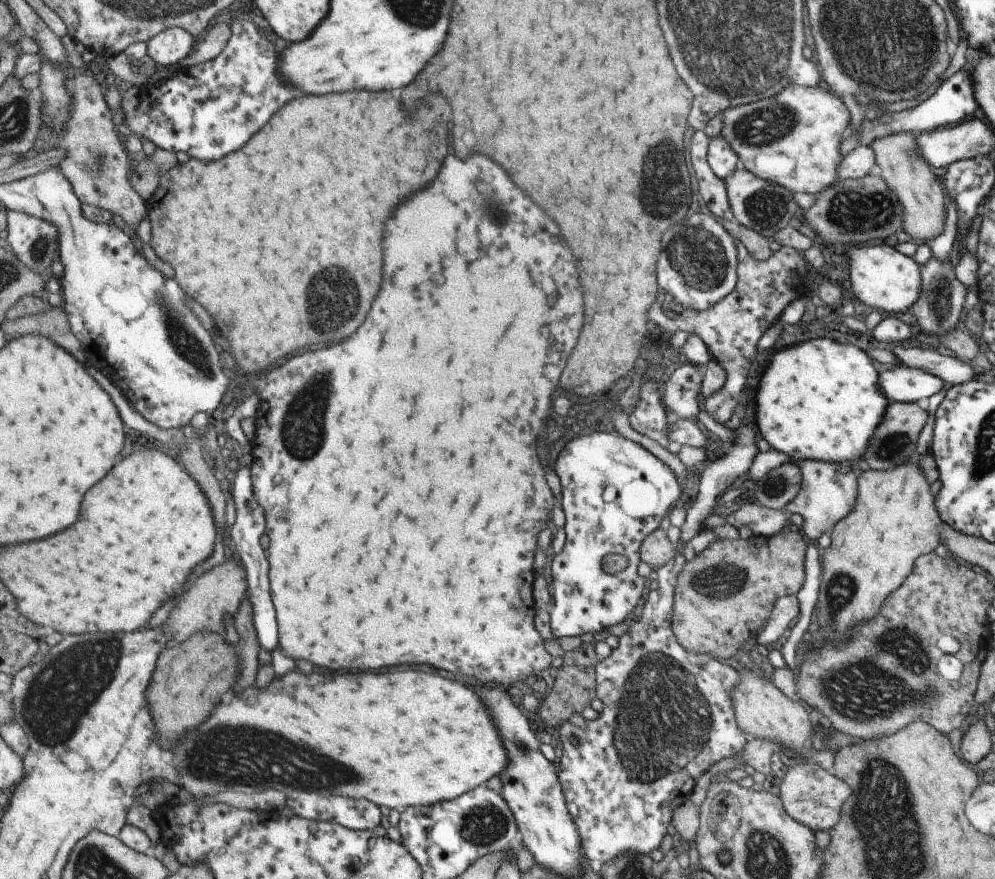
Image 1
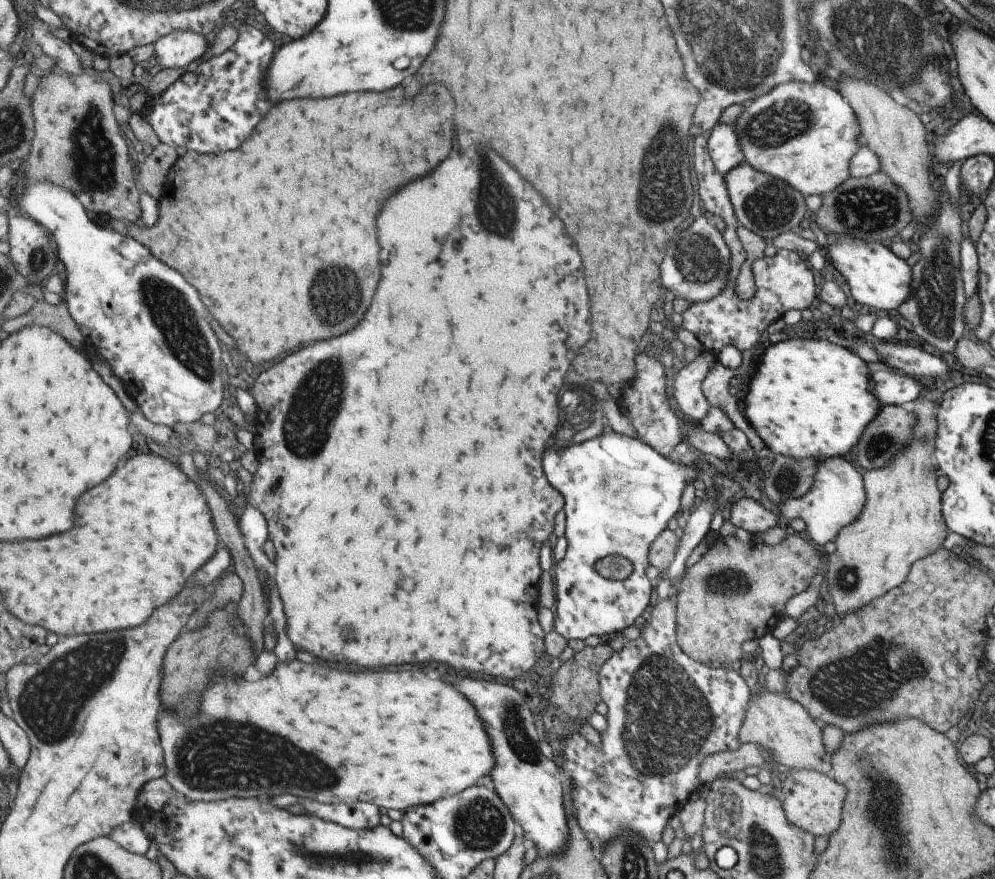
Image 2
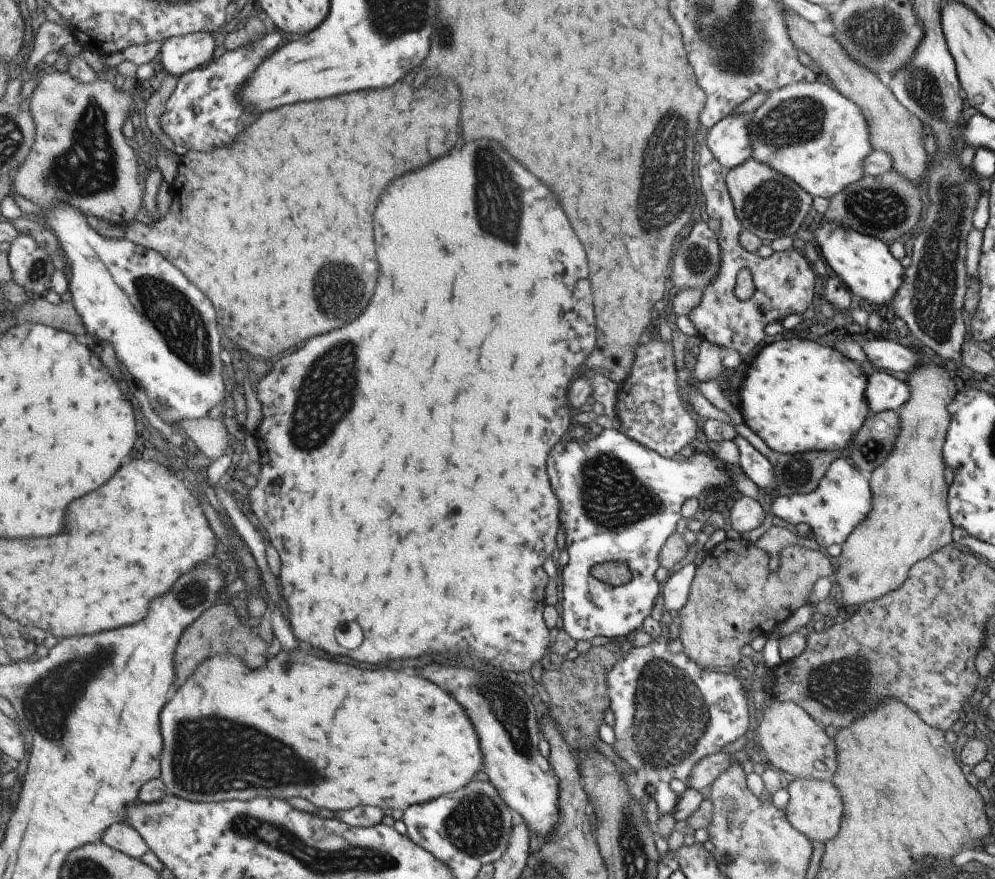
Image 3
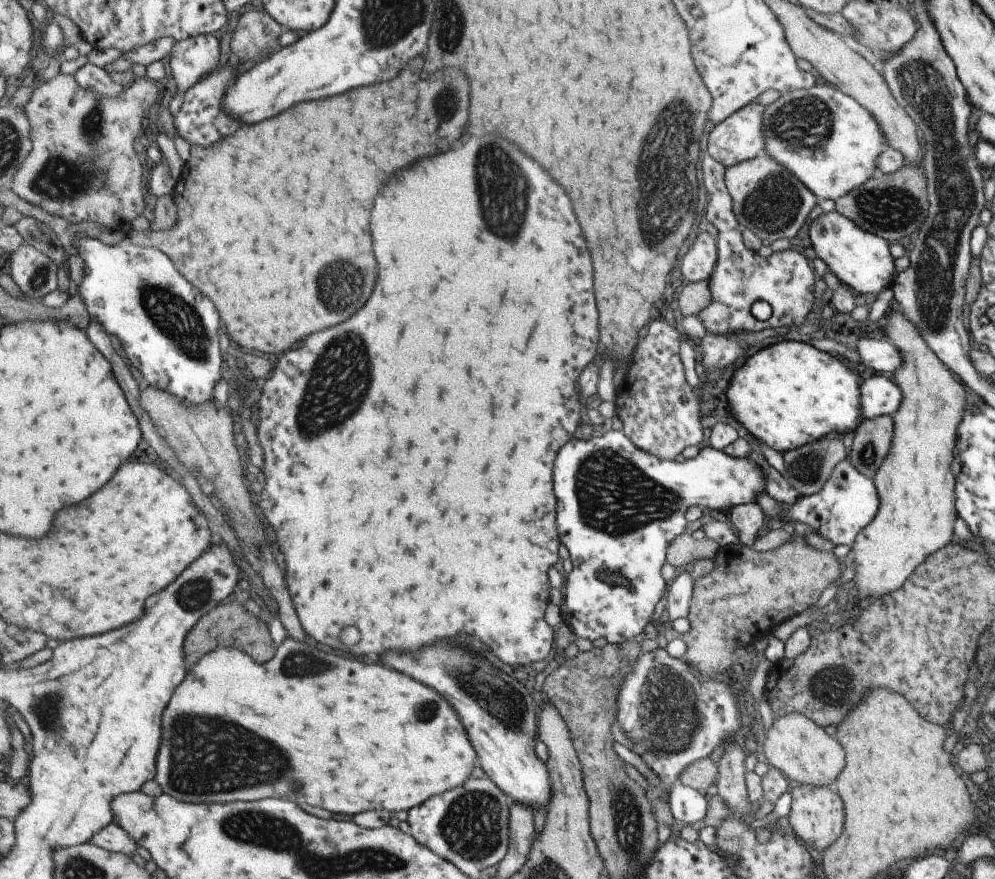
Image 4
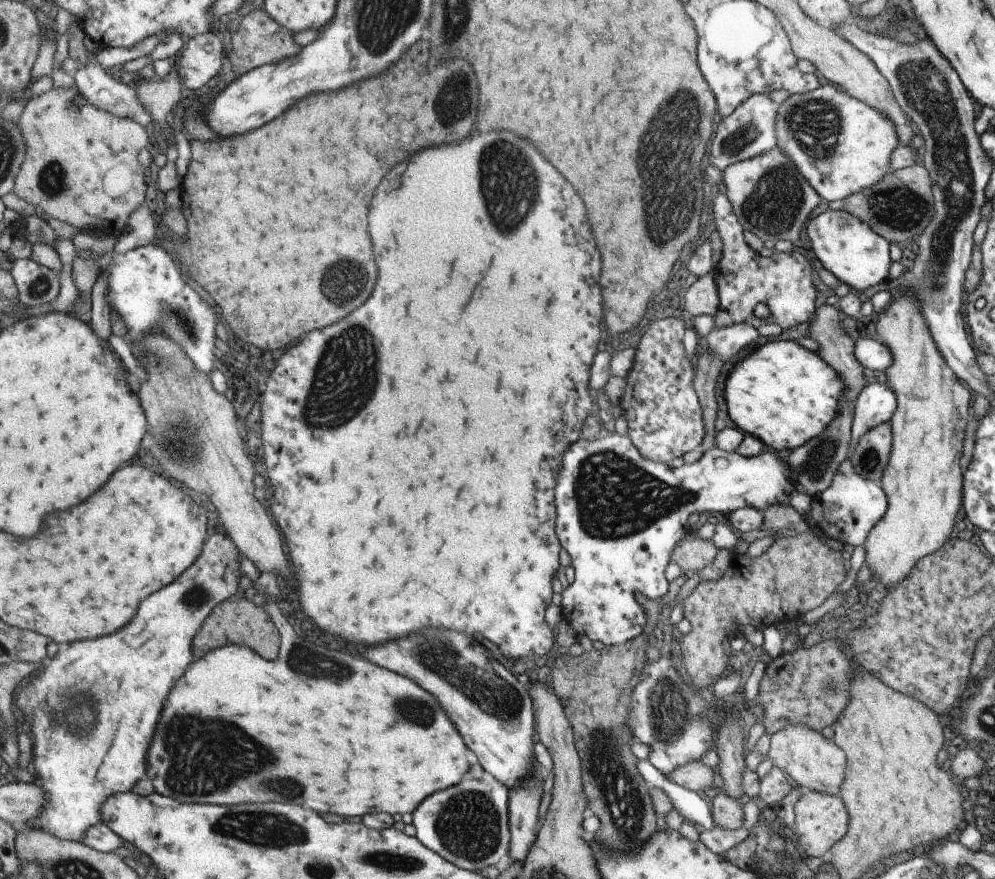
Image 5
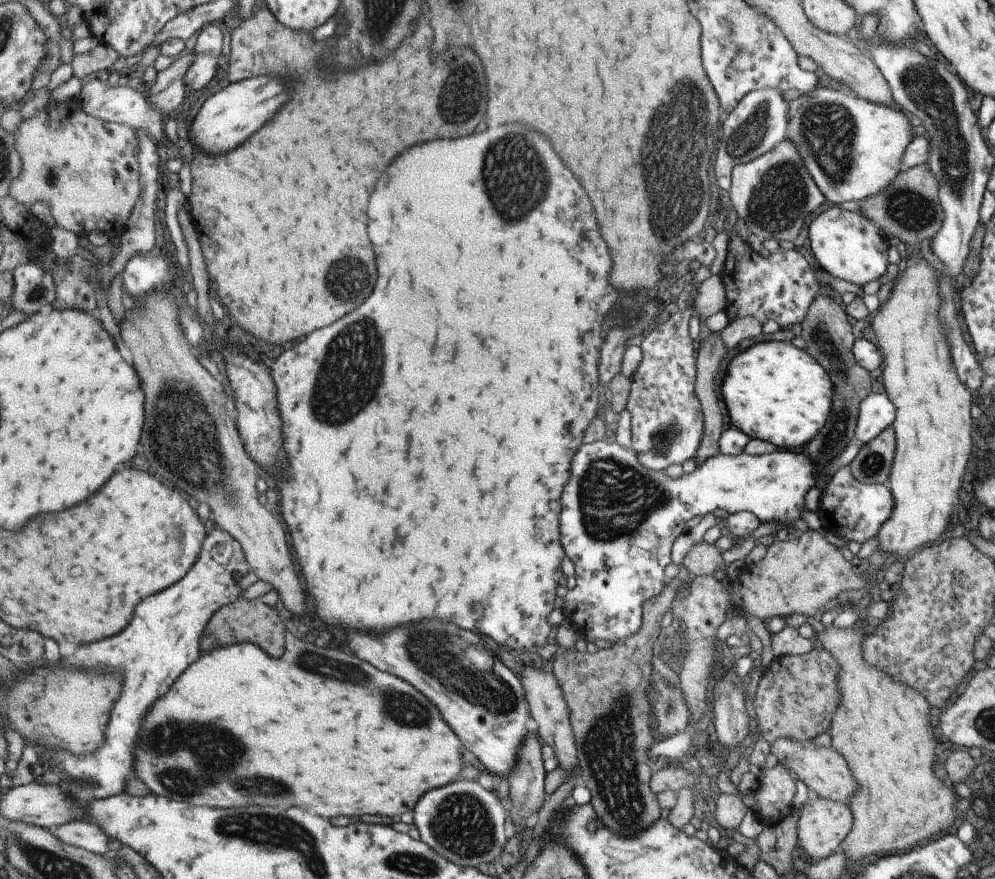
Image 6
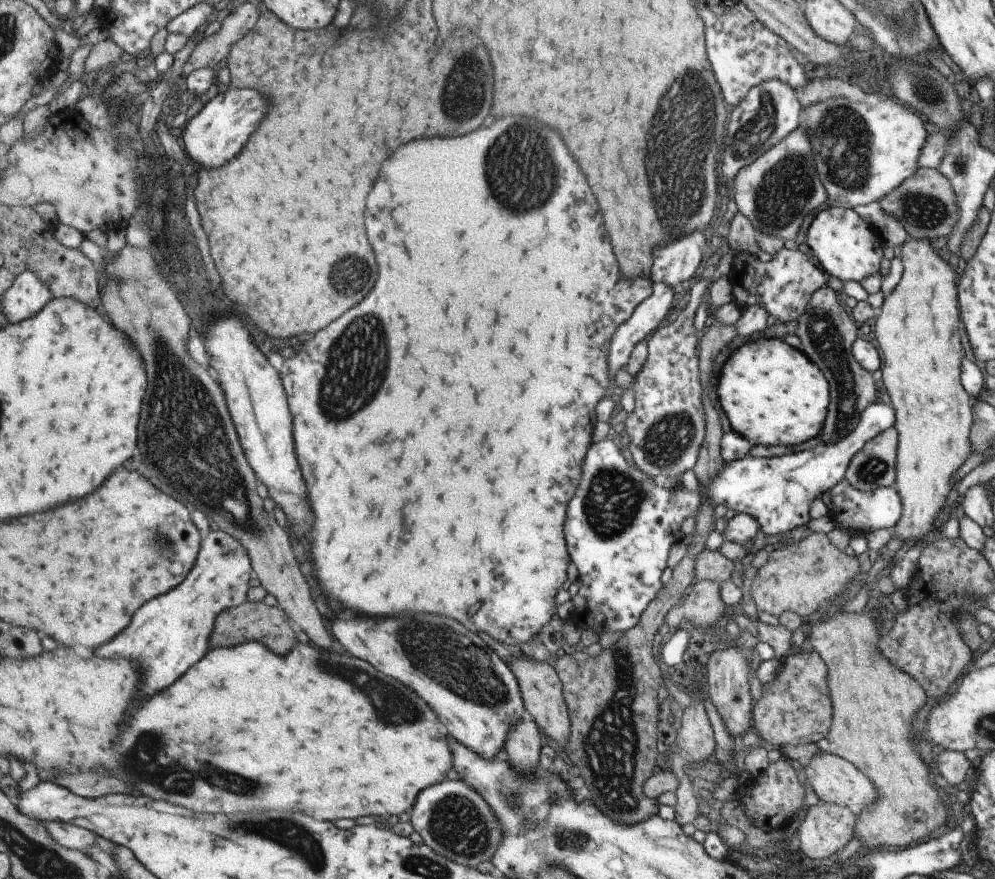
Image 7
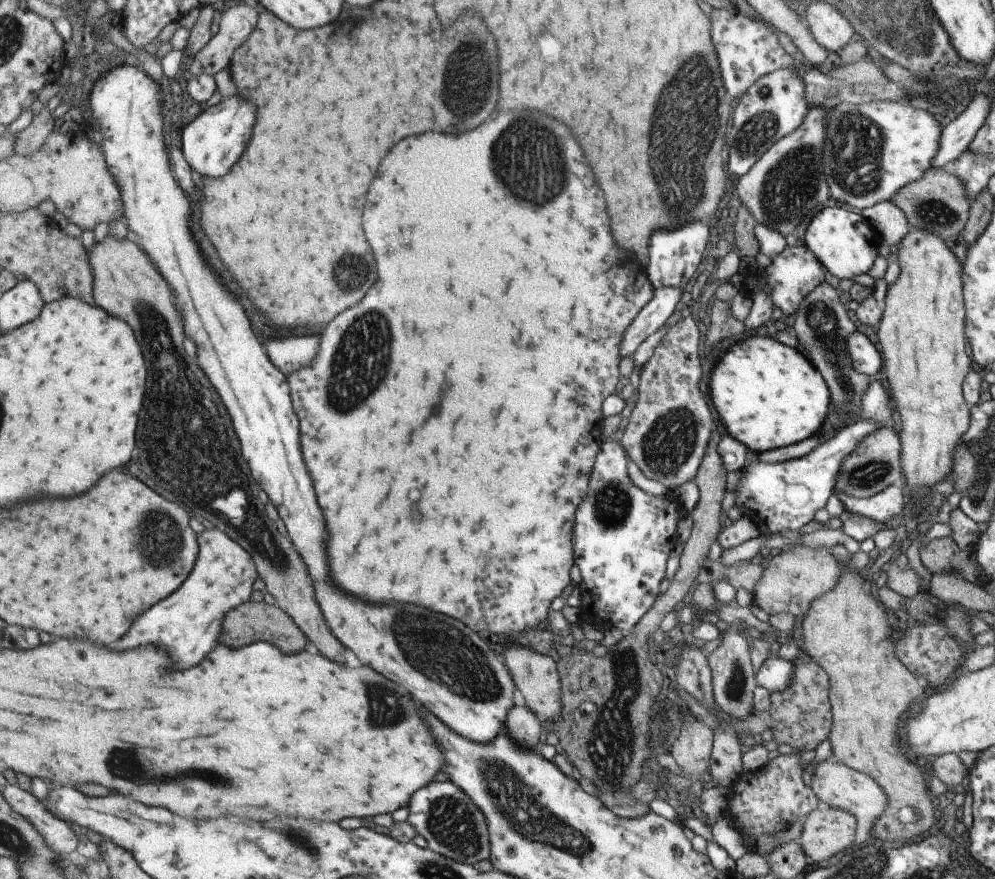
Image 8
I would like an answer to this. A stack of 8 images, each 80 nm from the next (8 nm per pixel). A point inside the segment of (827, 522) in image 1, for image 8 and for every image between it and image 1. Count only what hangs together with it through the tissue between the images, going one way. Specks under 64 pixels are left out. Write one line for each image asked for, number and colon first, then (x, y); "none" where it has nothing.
2: (836, 497)
3: (842, 499)
4: (847, 502)
5: (848, 508)
6: (853, 511)
7: (854, 511)
8: (889, 502)

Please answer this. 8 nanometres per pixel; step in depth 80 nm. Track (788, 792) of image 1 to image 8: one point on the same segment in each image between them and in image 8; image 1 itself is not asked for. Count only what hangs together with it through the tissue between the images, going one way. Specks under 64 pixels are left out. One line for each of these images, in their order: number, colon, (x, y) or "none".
2: (813, 801)
3: (814, 808)
4: (816, 816)
5: (820, 820)
6: (822, 824)
7: (826, 828)
8: (826, 830)

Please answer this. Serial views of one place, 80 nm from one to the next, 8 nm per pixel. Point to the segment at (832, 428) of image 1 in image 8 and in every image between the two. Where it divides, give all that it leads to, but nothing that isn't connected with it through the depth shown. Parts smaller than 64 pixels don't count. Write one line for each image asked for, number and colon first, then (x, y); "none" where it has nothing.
2: (811, 398)
3: (796, 395)
4: (787, 394)
5: (782, 394)
6: (772, 391)
7: (772, 394)
8: (767, 395)

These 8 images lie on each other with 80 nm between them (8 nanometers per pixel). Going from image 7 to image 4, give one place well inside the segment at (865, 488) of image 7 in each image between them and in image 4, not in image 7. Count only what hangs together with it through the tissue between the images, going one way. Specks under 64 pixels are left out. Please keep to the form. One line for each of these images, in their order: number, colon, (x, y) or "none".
4: (871, 440)
5: (870, 455)
6: (872, 463)

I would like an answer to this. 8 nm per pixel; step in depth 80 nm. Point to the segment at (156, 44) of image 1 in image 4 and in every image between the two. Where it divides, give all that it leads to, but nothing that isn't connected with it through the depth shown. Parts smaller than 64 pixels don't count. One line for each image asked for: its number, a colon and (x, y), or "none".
2: (180, 48)
3: (180, 55)
4: (194, 58)

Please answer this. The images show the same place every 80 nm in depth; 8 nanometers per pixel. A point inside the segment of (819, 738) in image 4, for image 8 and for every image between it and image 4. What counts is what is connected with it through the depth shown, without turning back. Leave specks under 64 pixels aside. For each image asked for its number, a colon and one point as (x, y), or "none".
5: (817, 764)
6: (825, 773)
7: (835, 781)
8: (835, 785)

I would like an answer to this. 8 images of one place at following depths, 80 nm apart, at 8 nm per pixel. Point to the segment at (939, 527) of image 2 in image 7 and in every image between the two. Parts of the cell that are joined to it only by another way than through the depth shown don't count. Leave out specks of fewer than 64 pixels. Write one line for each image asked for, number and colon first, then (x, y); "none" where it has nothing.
3: (908, 520)
4: (915, 515)
5: (922, 480)
6: (932, 427)
7: (916, 329)

